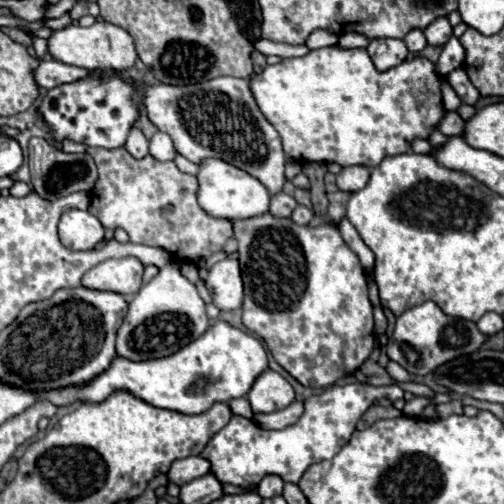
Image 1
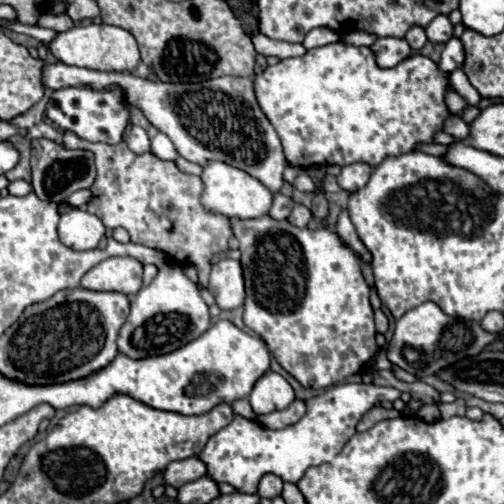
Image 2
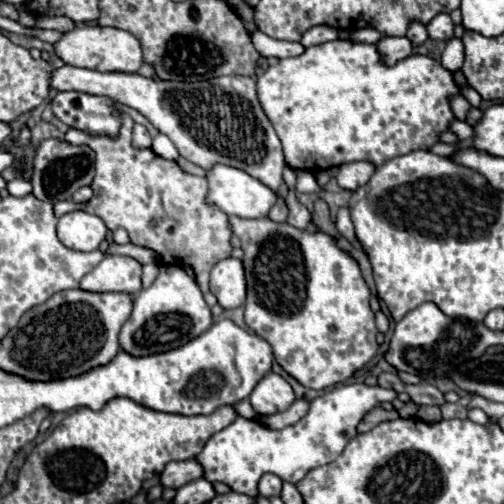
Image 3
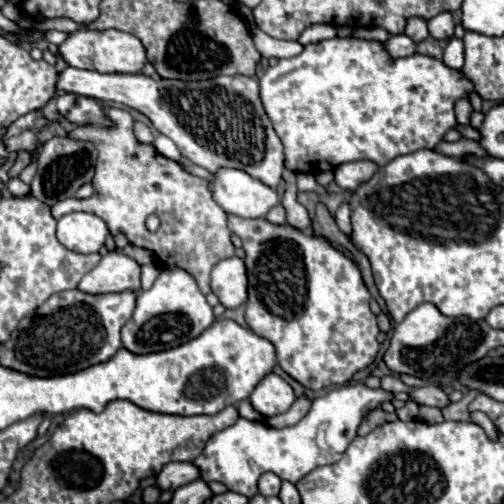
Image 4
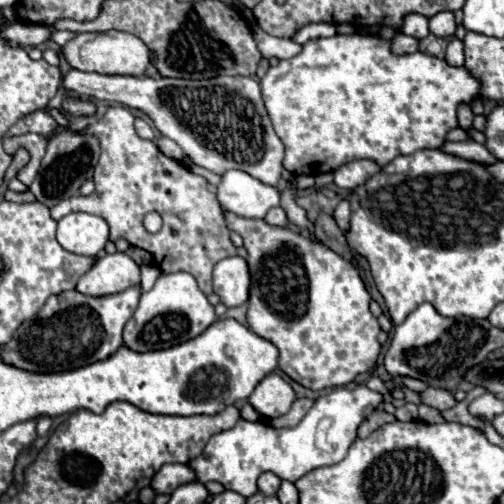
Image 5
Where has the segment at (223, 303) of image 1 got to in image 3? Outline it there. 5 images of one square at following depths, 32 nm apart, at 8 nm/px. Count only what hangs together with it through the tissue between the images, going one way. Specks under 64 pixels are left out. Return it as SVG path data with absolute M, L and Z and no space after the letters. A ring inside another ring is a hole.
M238 258L220 260L210 274L210 292L218 298L222 308L238 308L246 300L244 264Z

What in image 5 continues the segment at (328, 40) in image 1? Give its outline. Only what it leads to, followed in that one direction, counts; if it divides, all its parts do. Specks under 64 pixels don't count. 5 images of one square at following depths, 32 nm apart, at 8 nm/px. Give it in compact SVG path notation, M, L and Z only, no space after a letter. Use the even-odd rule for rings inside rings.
M312 22L312 24L306 24L300 30L296 30L296 34L292 36L292 40L298 42L298 44L304 44L308 40L322 38L322 36L334 36L334 34L336 34L336 26L334 24L328 24L328 22Z

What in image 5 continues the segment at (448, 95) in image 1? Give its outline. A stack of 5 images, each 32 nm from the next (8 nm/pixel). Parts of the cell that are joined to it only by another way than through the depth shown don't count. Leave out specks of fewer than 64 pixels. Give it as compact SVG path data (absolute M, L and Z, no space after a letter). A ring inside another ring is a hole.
M460 104L460 108L458 108L458 124L460 124L460 128L464 128L464 130L472 130L472 110L470 110L470 106L468 104Z

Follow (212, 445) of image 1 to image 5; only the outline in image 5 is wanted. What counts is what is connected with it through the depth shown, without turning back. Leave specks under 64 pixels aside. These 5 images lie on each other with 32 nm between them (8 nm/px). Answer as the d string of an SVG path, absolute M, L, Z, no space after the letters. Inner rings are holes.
M358 386L354 390L334 388L314 402L312 410L296 428L276 430L264 422L240 420L236 428L212 436L204 454L194 458L190 468L194 470L198 482L216 480L226 490L234 490L242 496L252 496L256 492L256 480L262 472L274 472L282 480L296 482L314 468L342 462L350 444L356 440L358 426L380 406L380 402L382 396L366 386Z

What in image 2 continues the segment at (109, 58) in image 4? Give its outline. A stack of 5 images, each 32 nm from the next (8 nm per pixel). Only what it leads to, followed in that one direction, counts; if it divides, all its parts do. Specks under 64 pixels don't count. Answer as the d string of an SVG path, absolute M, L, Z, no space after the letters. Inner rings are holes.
M92 24L92 26L74 26L66 32L60 32L52 42L50 42L52 54L70 66L82 66L90 70L102 70L102 72L132 72L140 64L140 52L138 52L138 42L136 38L116 26L108 24Z

